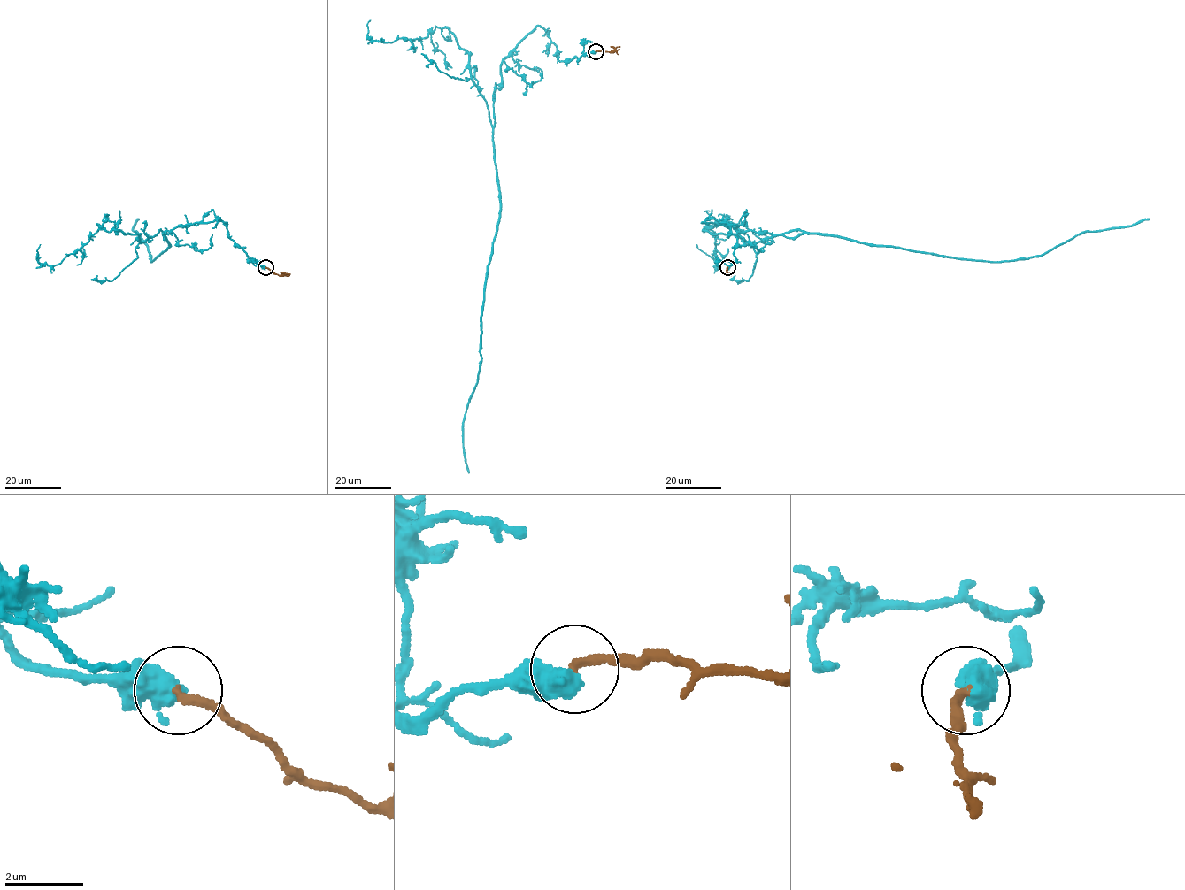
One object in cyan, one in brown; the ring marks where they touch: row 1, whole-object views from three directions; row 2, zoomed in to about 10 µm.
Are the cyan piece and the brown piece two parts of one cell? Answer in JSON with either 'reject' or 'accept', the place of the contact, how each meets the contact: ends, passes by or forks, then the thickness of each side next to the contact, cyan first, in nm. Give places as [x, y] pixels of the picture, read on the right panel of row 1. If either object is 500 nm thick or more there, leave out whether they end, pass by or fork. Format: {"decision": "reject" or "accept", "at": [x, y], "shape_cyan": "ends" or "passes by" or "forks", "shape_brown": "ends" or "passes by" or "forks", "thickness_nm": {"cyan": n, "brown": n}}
{"decision": "accept", "at": [727, 267], "thickness_nm": {"cyan": 600, "brown": 220}}

